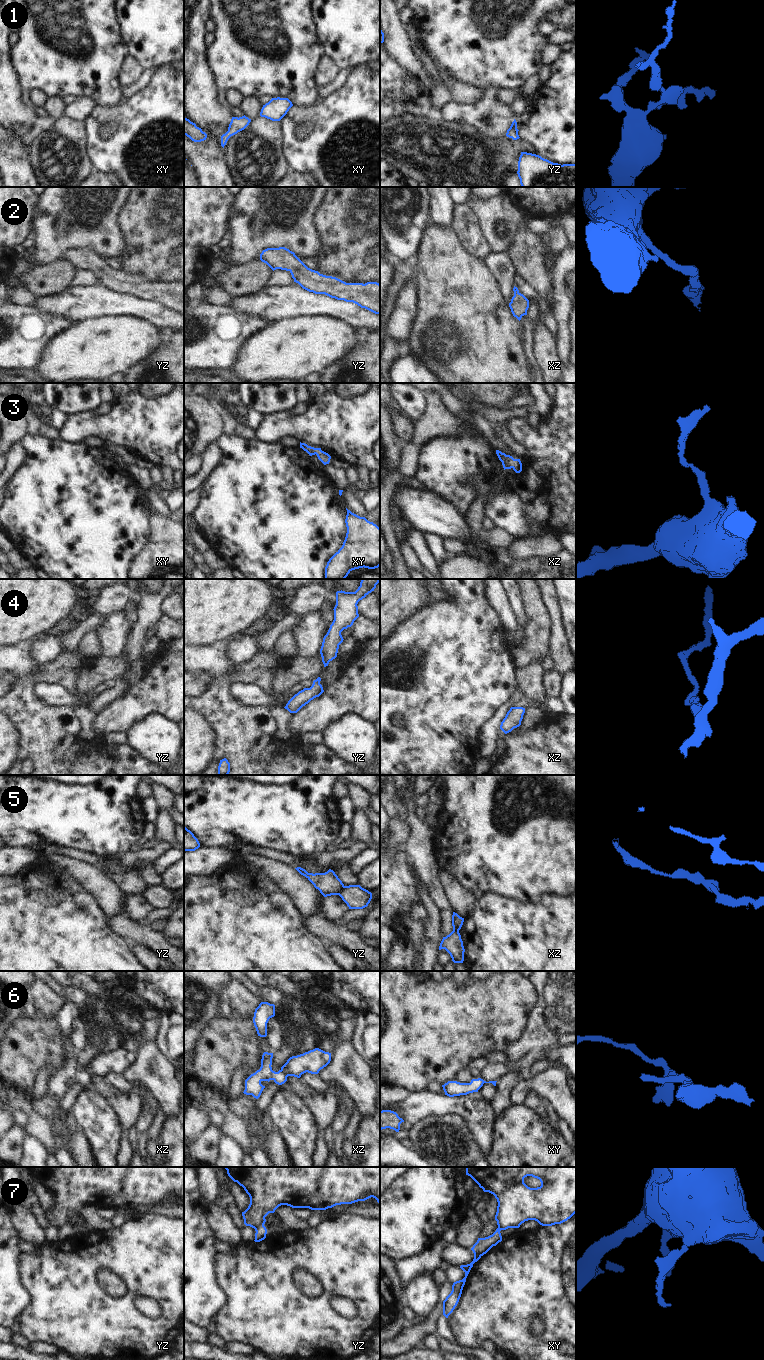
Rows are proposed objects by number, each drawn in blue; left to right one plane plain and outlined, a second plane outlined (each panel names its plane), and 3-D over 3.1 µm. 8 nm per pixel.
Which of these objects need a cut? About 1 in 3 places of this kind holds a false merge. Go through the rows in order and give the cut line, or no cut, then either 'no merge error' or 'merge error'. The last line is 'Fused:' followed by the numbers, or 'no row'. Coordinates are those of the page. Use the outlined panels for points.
1: no cut; no merge error
2: no cut; no merge error
3: no cut; no merge error
4: no cut; no merge error
5: cut in yz along (345, 886), (338, 894); merge error
6: no cut; no merge error
7: cut in yz along (263, 1224), (255, 1229); merge error
Fused: 5, 7

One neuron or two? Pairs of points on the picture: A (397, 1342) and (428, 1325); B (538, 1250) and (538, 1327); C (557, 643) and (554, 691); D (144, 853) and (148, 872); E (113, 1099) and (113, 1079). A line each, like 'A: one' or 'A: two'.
A: one
B: two
C: two
D: two
E: two

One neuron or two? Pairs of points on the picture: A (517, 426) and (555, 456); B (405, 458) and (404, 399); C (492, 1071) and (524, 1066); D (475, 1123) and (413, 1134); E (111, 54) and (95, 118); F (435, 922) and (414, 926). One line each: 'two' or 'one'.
A: one
B: two
C: one
D: two
E: two
F: two

